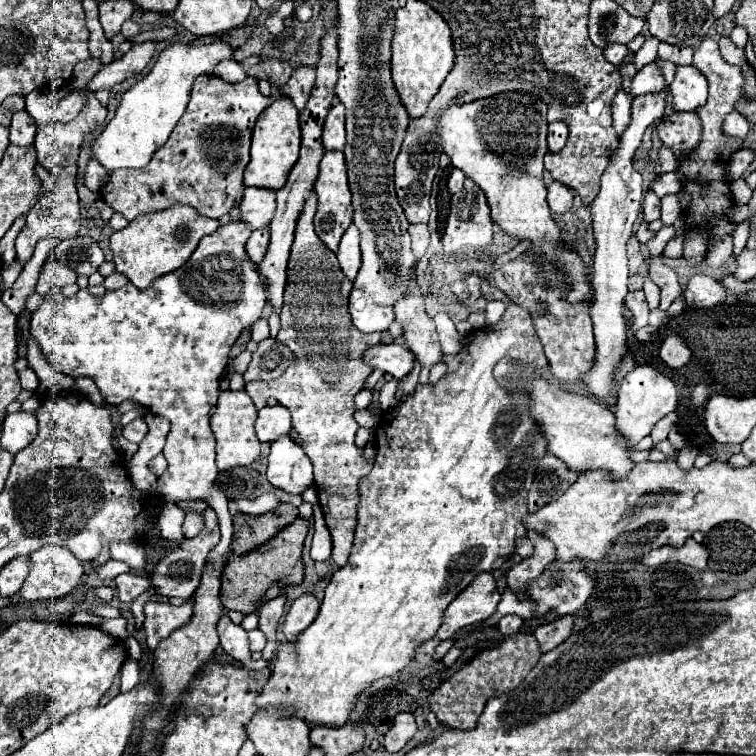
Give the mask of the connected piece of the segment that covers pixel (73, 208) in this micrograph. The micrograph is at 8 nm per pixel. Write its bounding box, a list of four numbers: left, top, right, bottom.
[15,93,107,263]

